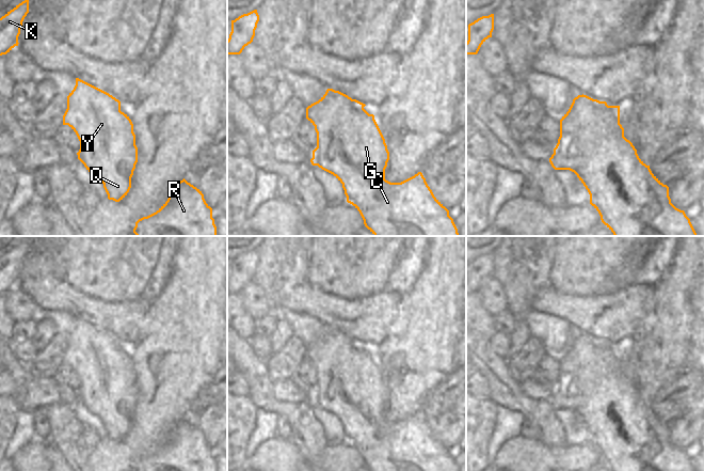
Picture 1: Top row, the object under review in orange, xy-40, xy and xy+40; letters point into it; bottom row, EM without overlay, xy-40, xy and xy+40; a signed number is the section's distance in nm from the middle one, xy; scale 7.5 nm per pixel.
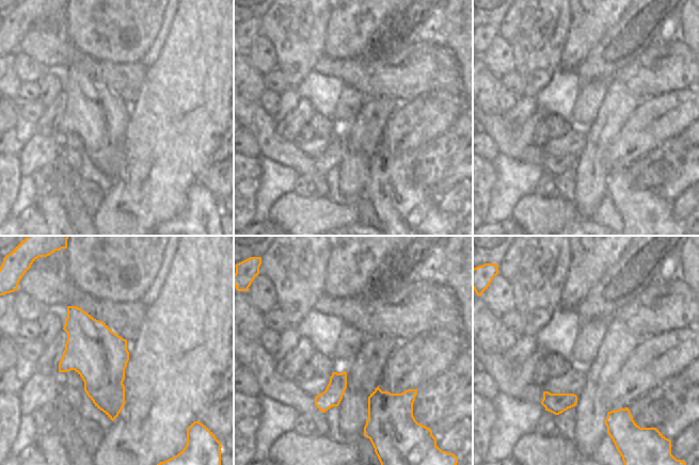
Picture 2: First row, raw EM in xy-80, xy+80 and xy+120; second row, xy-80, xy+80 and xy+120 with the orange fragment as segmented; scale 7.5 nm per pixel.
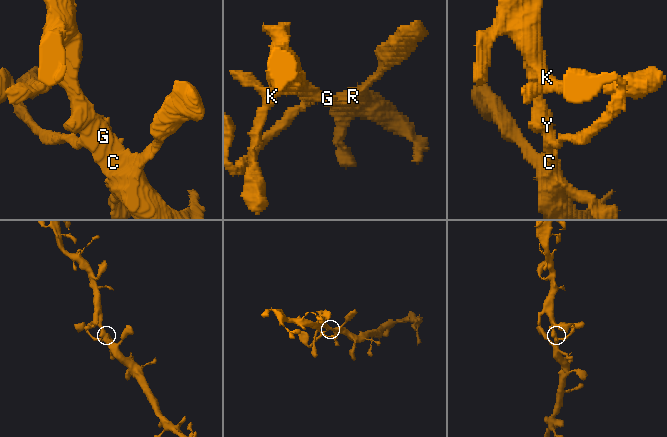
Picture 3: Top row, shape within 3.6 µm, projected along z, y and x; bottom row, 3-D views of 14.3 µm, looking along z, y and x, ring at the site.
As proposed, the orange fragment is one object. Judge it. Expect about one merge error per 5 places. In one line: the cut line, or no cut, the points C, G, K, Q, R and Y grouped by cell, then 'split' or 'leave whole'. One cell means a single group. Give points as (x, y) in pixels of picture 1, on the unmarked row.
cut none; groups C G K Q R Y; leave whole

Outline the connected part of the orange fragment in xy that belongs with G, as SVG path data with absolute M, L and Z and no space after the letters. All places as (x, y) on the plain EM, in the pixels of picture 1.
M327 328L318 341L306 347L306 358L317 372L317 387L313 390L311 404L333 413L342 423L347 441L359 451L370 471L458 471L449 450L434 436L421 411L401 422L385 419L389 391L374 355L369 354L365 345L339 330Z

